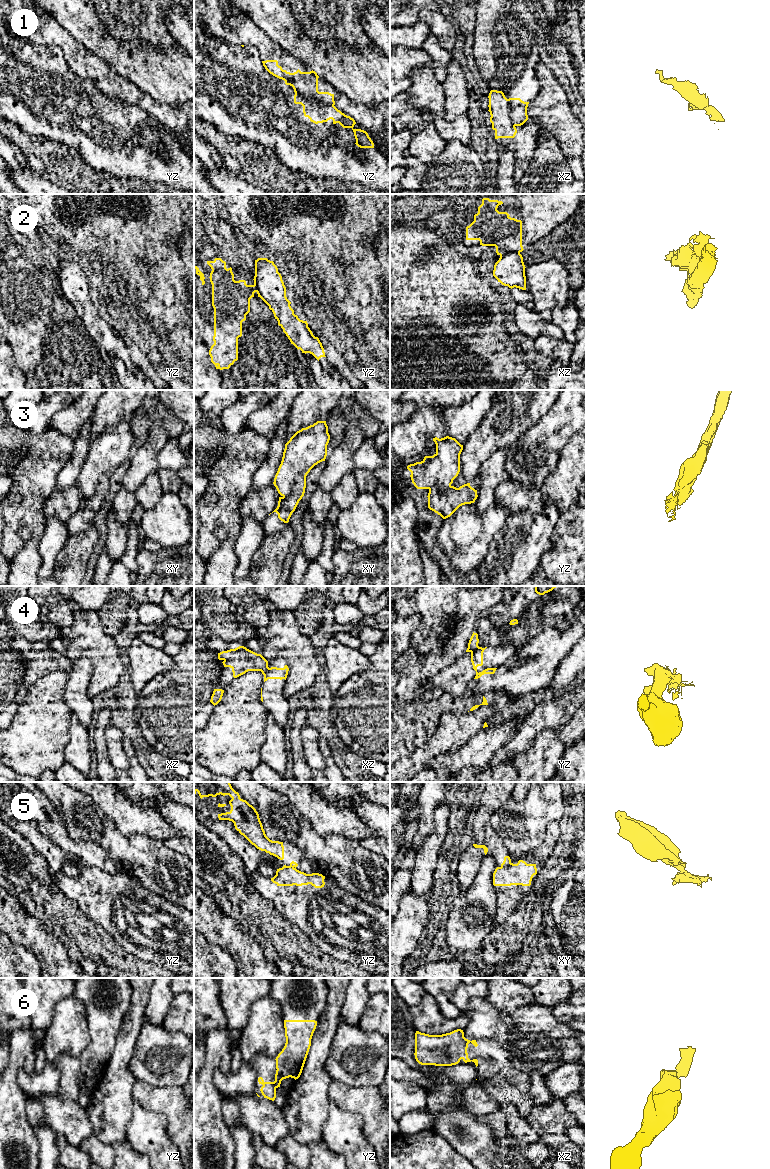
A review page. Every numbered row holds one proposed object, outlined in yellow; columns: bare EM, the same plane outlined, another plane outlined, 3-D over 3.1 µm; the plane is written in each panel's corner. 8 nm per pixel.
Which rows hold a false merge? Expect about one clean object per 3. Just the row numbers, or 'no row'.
1, 2, 3, 4, 5, 6

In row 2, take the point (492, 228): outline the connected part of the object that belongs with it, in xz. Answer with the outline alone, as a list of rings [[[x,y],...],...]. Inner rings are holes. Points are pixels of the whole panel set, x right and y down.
[[[489,198],[482,199],[478,213],[474,215],[474,221],[466,227],[466,240],[479,240],[482,246],[495,246],[497,255],[520,253],[524,250],[522,246],[522,221],[511,218],[507,212],[499,212],[497,208],[501,204],[503,204],[502,201],[490,200]]]

